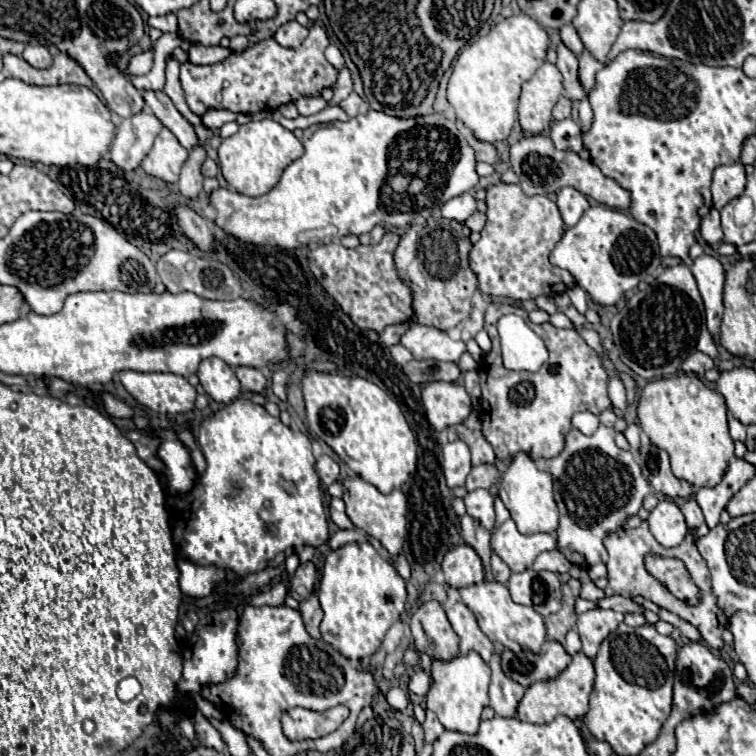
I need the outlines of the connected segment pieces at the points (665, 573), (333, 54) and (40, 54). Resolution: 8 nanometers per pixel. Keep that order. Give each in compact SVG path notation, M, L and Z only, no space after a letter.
M648 554L644 558L646 570L662 582L676 598L680 598L690 605L697 605L700 600L700 592L697 586L692 584L688 570L684 568L684 562L678 558L664 558L658 554Z
M330 44L330 46L326 48L326 60L328 60L332 66L336 66L338 70L344 66L344 56L342 56L340 48L334 46L334 44Z
M26 44L24 48L24 60L32 64L34 68L48 68L52 64L52 56L46 46L40 44Z

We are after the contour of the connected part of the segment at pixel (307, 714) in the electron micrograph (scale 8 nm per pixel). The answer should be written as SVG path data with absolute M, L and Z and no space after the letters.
M336 706L322 714L306 708L290 708L282 714L282 728L286 738L290 740L302 740L302 738L316 740L332 734L346 718L348 718L346 706Z

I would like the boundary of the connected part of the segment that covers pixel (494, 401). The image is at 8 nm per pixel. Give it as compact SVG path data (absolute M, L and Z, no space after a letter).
M492 302L486 310L486 324L484 330L488 332L490 340L492 340L492 350L484 356L482 360L482 372L486 376L486 382L482 382L484 390L482 390L482 406L484 406L484 422L482 422L482 432L488 438L488 442L492 444L494 452L498 458L508 458L514 456L516 452L524 450L528 452L534 460L536 458L552 458L556 454L562 452L564 448L564 436L570 430L570 418L576 412L592 412L592 414L600 414L610 406L610 398L608 398L608 374L602 368L602 362L598 358L598 354L584 342L584 338L576 332L576 330L558 330L552 324L532 324L528 320L528 326L544 340L544 344L550 350L550 358L548 358L548 366L542 366L538 372L510 372L502 366L502 358L500 358L500 346L498 346L498 332L496 332L496 322L500 316L504 314L518 314L524 320L528 318L528 312L524 308L518 306L510 306L510 304L500 304L500 302Z

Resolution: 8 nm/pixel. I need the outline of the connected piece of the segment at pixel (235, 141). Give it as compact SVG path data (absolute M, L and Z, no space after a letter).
M272 118L242 124L240 130L234 136L222 140L218 148L220 170L226 182L230 184L230 188L246 196L262 196L268 190L272 190L278 184L284 168L292 164L296 158L300 158L302 152L304 152L302 142Z

